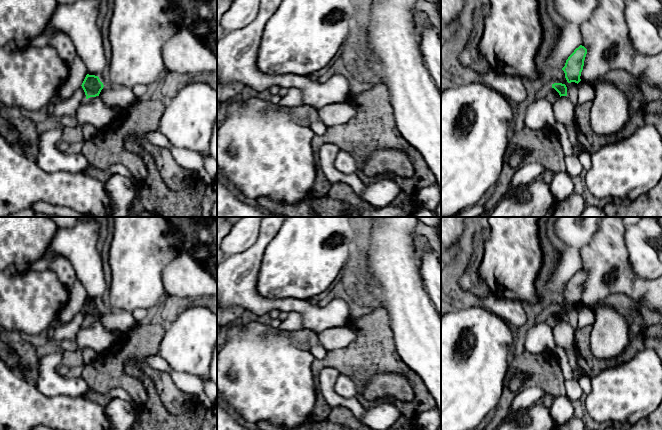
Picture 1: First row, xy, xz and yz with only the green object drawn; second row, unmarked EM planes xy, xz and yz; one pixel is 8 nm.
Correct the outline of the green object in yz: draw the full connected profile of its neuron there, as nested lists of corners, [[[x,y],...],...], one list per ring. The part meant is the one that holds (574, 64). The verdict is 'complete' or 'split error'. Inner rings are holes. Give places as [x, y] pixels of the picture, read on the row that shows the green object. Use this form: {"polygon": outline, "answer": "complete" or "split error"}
{"polygon": [[[580,45],[566,60],[562,70],[565,73],[565,78],[568,83],[581,81],[580,76],[584,66],[584,60],[587,54],[587,49]]], "answer": "complete"}

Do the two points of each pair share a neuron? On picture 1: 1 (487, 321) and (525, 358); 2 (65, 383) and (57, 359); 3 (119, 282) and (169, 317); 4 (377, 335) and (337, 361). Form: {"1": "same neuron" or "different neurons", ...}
{"1": "different neurons", "2": "same neuron", "3": "different neurons", "4": "same neuron"}

